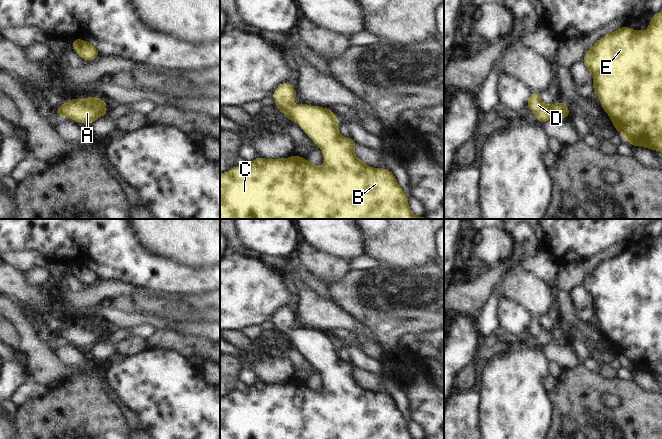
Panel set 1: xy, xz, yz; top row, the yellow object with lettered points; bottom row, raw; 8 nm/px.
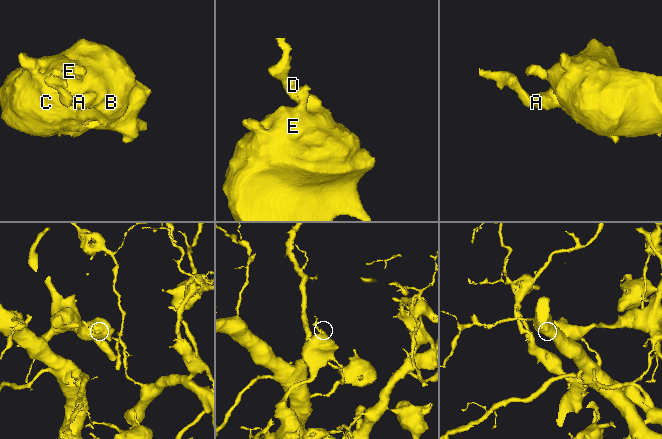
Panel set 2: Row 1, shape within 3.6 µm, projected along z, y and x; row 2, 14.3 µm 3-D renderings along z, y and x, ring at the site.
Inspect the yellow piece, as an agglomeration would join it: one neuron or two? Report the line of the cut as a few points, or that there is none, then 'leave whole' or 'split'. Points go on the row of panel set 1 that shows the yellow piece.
no cut | leave whole

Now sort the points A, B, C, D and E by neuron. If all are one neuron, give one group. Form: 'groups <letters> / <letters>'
groups A B C D E

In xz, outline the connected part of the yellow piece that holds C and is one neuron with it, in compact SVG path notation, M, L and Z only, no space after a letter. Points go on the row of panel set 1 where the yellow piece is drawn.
M288 81L282 83L271 97L276 101L276 108L288 120L298 123L320 147L324 154L324 164L316 166L297 155L277 160L257 156L254 161L247 162L245 168L233 167L220 174L220 219L427 219L411 212L408 197L390 170L371 168L354 155L355 141L340 134L340 122L329 108L304 103L293 106L292 101L297 98L297 92Z

